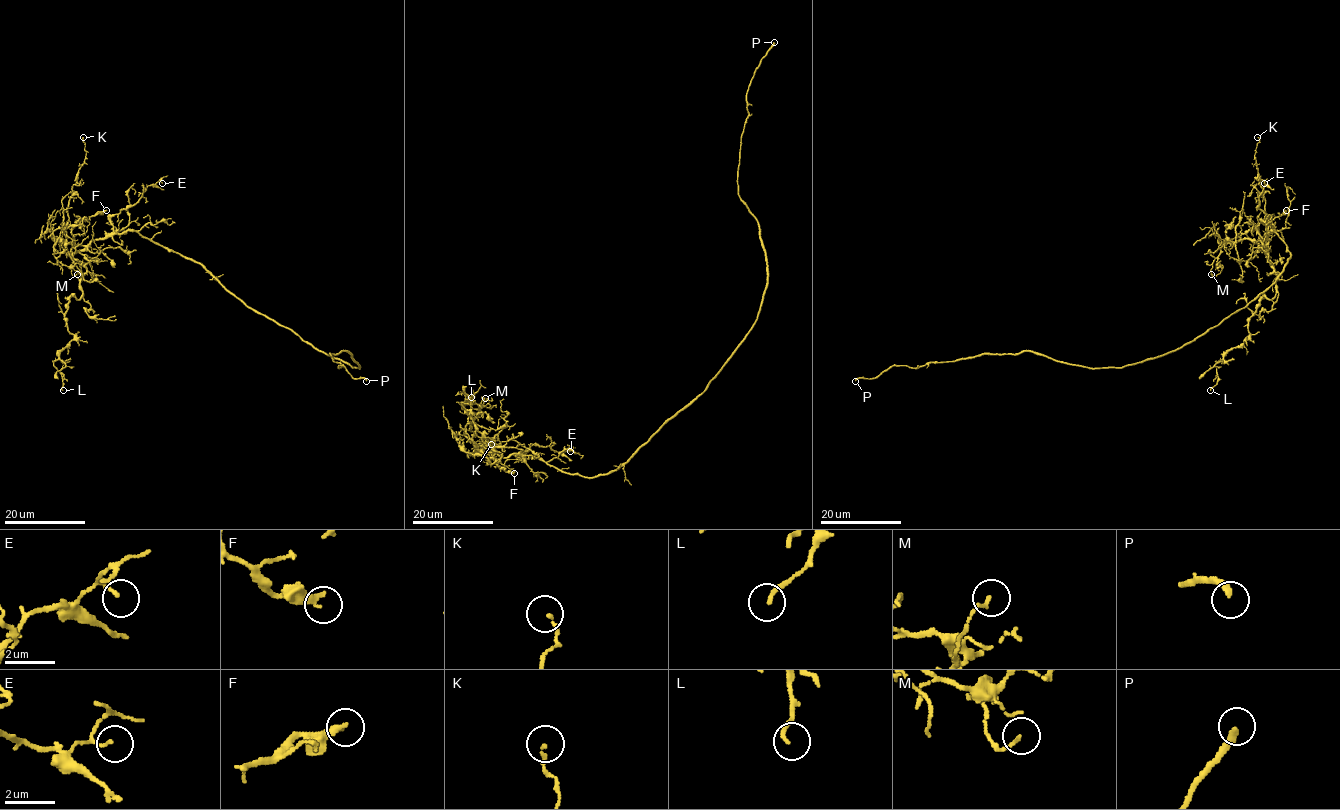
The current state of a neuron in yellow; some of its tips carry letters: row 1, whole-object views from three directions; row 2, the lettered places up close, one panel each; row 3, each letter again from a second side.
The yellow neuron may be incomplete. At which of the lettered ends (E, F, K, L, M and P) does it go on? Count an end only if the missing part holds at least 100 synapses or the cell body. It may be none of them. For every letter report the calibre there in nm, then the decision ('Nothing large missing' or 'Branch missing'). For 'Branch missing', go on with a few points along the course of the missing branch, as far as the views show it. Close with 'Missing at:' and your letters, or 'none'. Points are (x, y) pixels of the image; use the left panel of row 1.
E: Thickness 70 nm. Nothing large missing
F: Thickness 280 nm. Nothing large missing
K: Thickness 140 nm. Nothing large missing
L: Thickness 160 nm. Nothing large missing
M: Thickness 120 nm. Nothing large missing
P: Thickness 240 nm. Branch missing
Missing at: P

